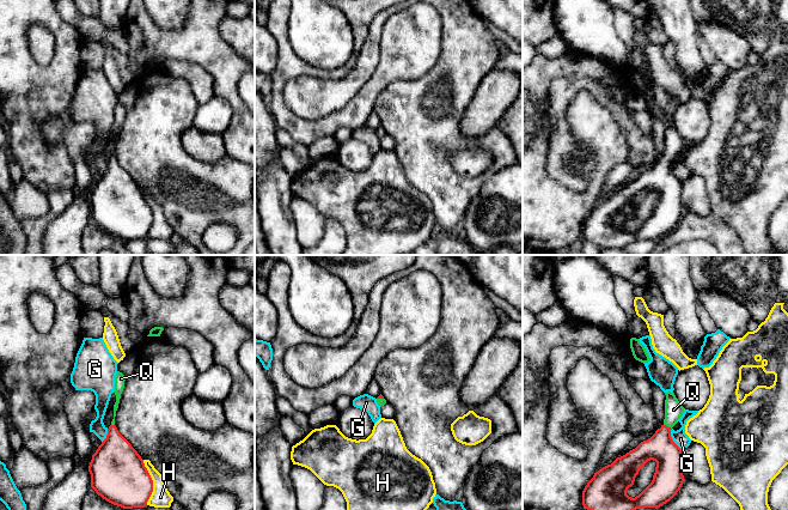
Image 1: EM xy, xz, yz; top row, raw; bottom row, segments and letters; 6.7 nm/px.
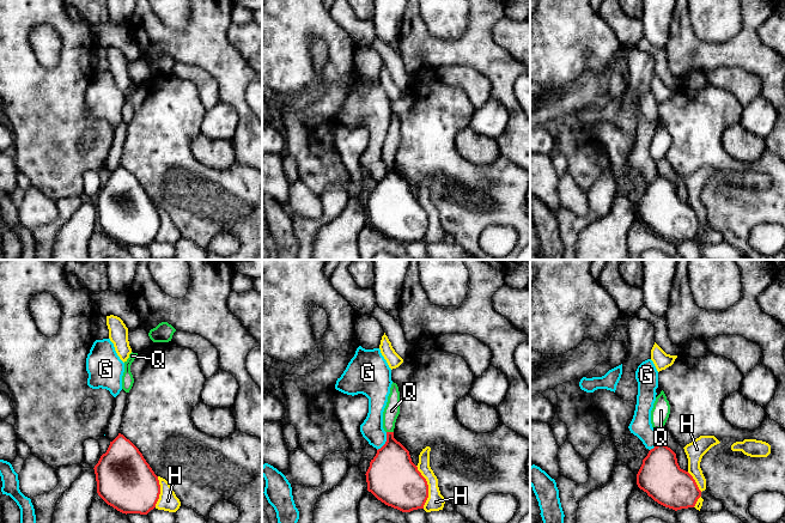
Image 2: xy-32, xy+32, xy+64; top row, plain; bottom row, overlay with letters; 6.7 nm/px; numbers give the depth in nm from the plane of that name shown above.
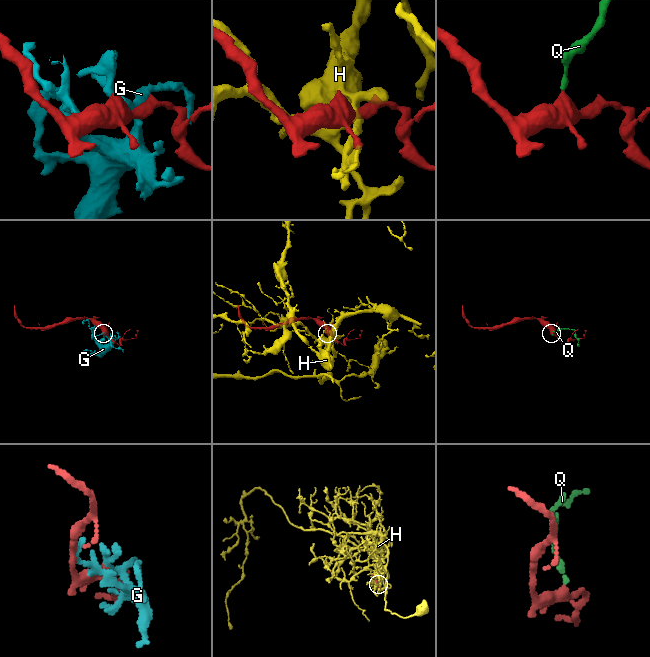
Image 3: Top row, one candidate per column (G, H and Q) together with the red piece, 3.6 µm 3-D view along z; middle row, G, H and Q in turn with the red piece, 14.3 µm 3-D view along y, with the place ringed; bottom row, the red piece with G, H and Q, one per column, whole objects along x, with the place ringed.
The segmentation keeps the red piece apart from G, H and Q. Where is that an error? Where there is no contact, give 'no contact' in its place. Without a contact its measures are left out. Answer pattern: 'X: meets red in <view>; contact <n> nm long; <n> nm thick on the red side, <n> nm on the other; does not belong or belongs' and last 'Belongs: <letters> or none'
G: meets red in yz; contact 160 nm long; 190 nm thick on the red side, 100 nm on the other; does not belong
H: meets red in xy; contact 300 nm long; 380 nm thick on the red side, 140 nm on the other; does not belong
Q: meets red in yz; contact 70 nm long; 190 nm thick on the red side, 120 nm on the other; belongs
Belongs: Q

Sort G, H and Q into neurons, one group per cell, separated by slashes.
G / H / Q

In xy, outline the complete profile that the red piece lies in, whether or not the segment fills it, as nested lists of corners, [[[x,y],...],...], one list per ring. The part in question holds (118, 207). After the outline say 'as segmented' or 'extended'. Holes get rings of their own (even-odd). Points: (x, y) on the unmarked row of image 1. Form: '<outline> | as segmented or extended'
[[[117,103],[115,109],[114,151],[106,170],[92,187],[88,198],[91,219],[106,233],[123,241],[145,239],[153,224],[153,212],[143,192],[115,157],[116,142],[126,109]]] | extended

